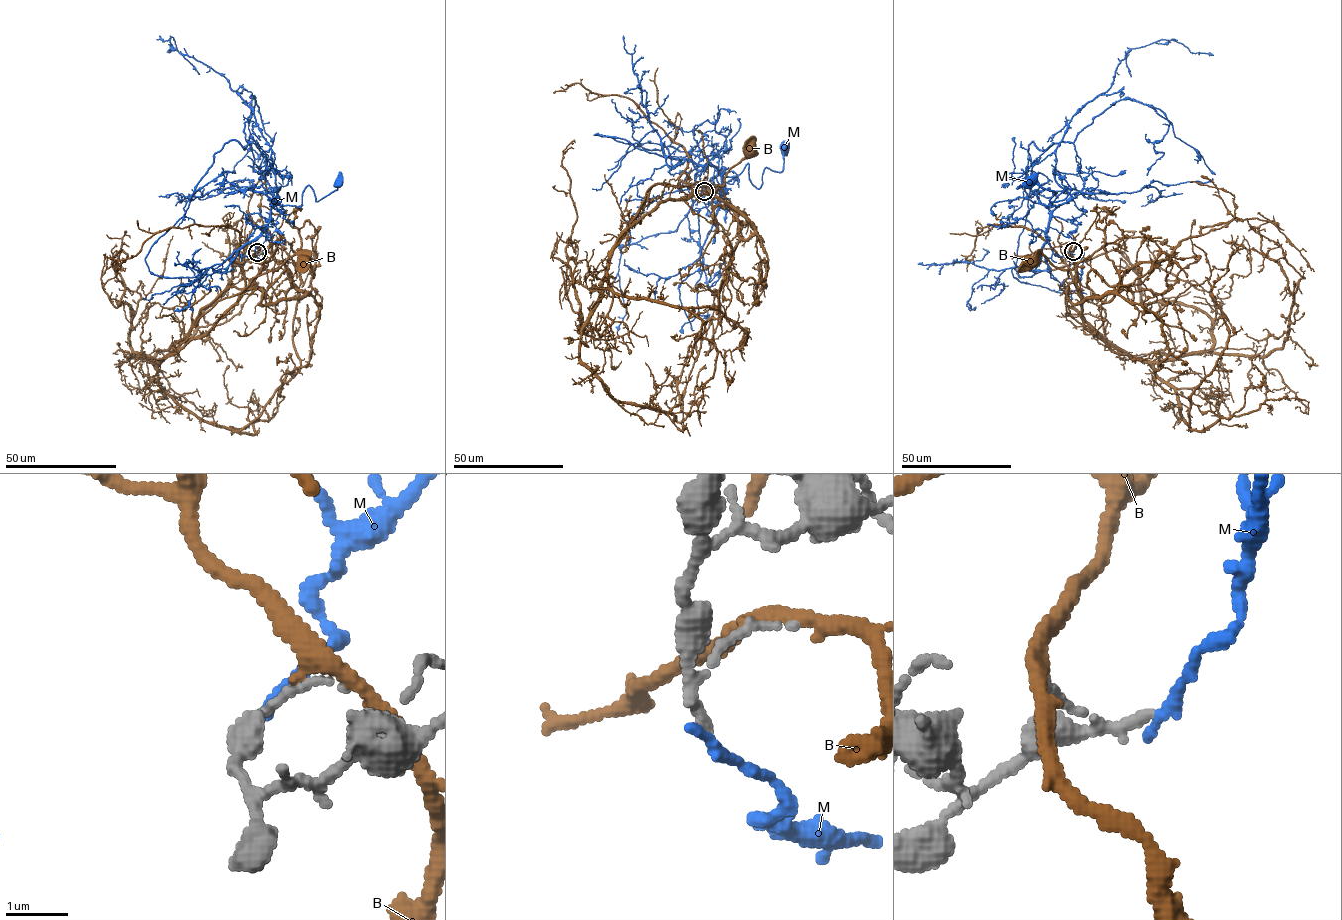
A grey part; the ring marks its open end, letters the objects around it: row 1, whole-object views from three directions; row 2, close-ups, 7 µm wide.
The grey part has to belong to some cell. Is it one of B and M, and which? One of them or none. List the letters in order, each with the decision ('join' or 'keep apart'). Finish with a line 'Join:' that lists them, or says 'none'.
B: keep apart
M: keep apart
Join: none

